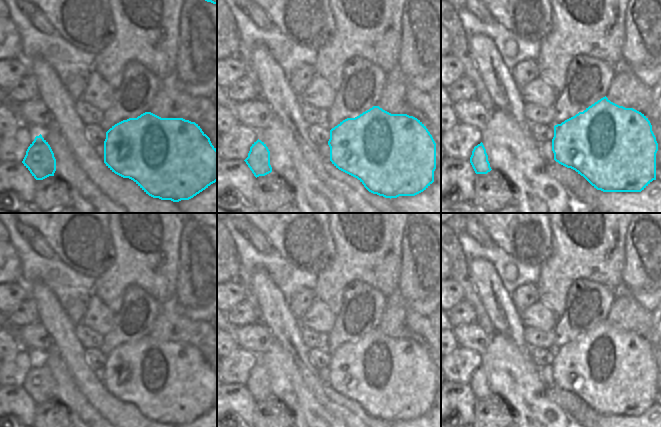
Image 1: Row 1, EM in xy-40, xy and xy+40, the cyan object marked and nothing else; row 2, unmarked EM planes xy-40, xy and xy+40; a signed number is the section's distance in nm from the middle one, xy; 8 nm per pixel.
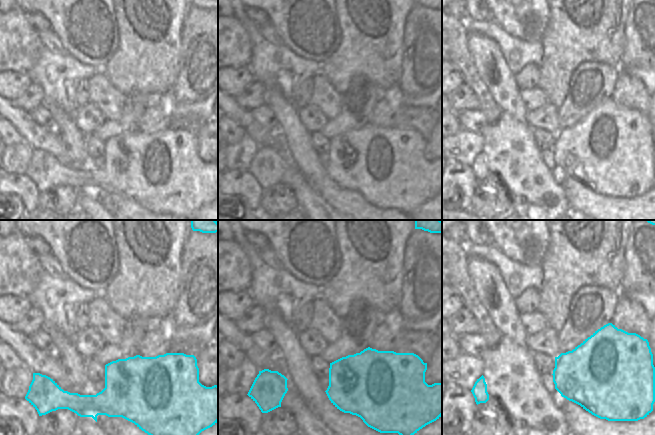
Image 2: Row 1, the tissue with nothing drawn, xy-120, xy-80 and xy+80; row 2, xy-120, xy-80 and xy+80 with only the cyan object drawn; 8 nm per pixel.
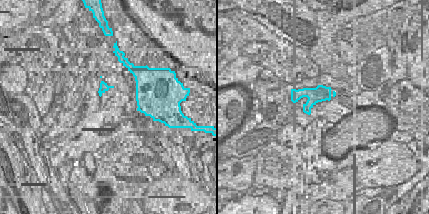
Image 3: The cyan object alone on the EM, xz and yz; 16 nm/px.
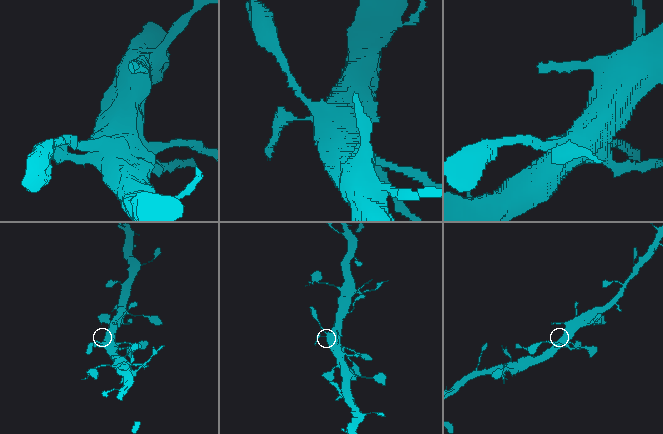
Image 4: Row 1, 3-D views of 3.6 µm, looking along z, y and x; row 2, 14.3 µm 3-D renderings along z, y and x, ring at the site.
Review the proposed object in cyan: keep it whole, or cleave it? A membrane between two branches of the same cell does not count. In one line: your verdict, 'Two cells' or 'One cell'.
One cell

